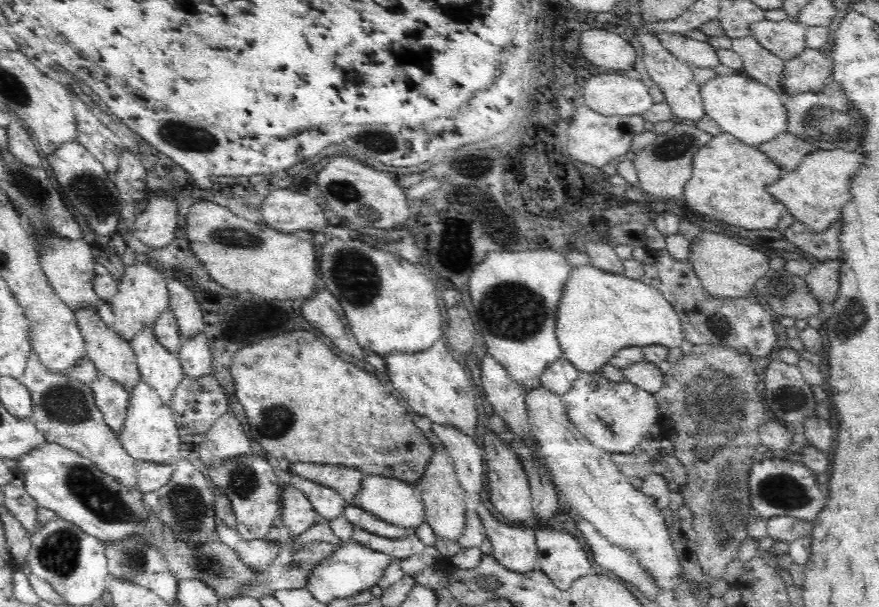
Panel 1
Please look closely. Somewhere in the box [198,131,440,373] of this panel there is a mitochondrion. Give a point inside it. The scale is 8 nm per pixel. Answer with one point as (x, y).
(356, 277)

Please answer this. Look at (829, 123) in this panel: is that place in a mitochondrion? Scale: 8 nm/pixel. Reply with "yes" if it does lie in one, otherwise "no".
yes

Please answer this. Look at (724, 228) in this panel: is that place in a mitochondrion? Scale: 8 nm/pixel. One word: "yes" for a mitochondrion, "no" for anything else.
no

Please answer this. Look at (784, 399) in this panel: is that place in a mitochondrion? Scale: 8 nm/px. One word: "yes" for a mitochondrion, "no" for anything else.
yes

